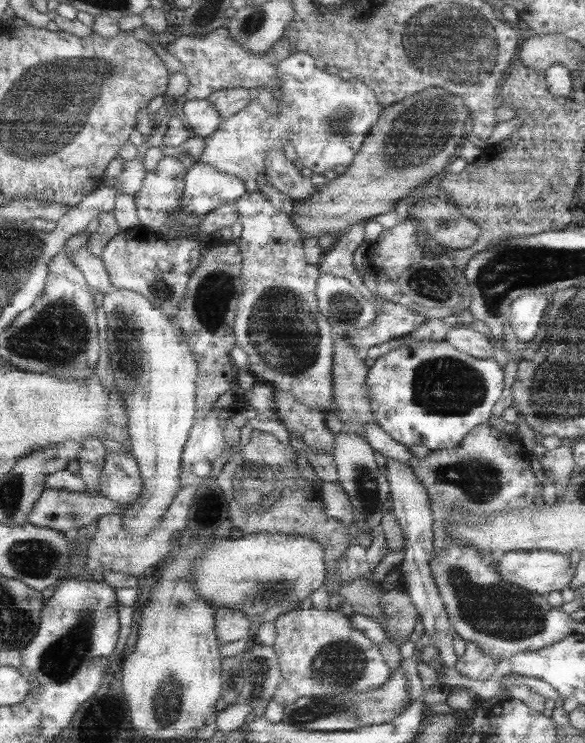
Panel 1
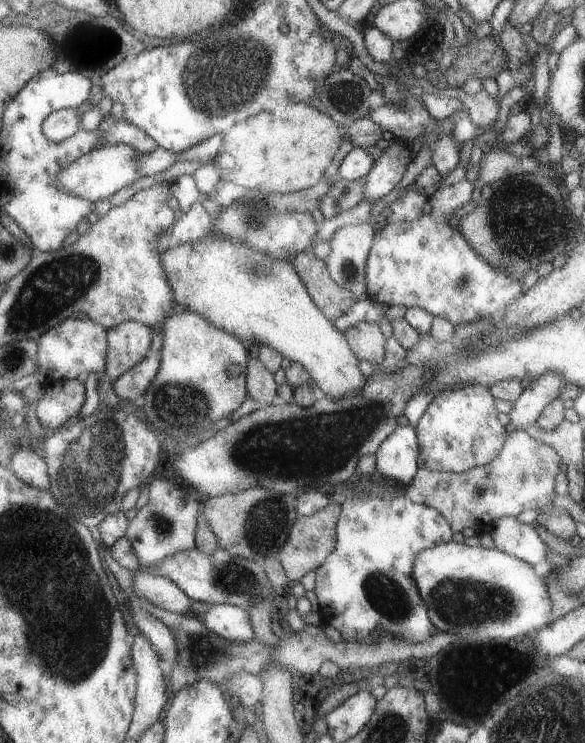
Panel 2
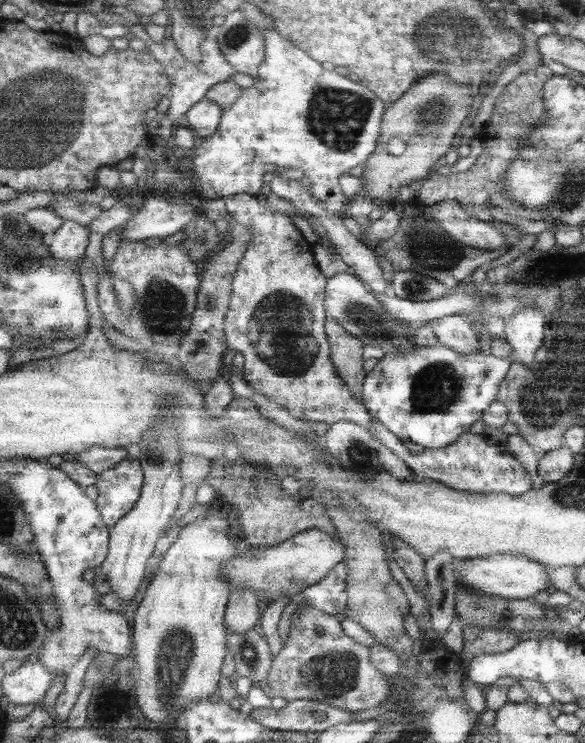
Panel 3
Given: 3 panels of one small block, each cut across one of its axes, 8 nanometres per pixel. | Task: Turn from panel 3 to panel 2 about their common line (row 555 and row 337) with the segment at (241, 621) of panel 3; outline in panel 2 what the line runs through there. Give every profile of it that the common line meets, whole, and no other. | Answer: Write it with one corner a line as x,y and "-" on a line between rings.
216,231
193,243
170,246
163,260
179,306
187,304
219,328
253,340
246,342
252,347
266,344
281,352
288,362
301,364
317,393
345,398
363,388
365,378
357,368
358,358
349,350
344,334
316,307
289,260
279,260

